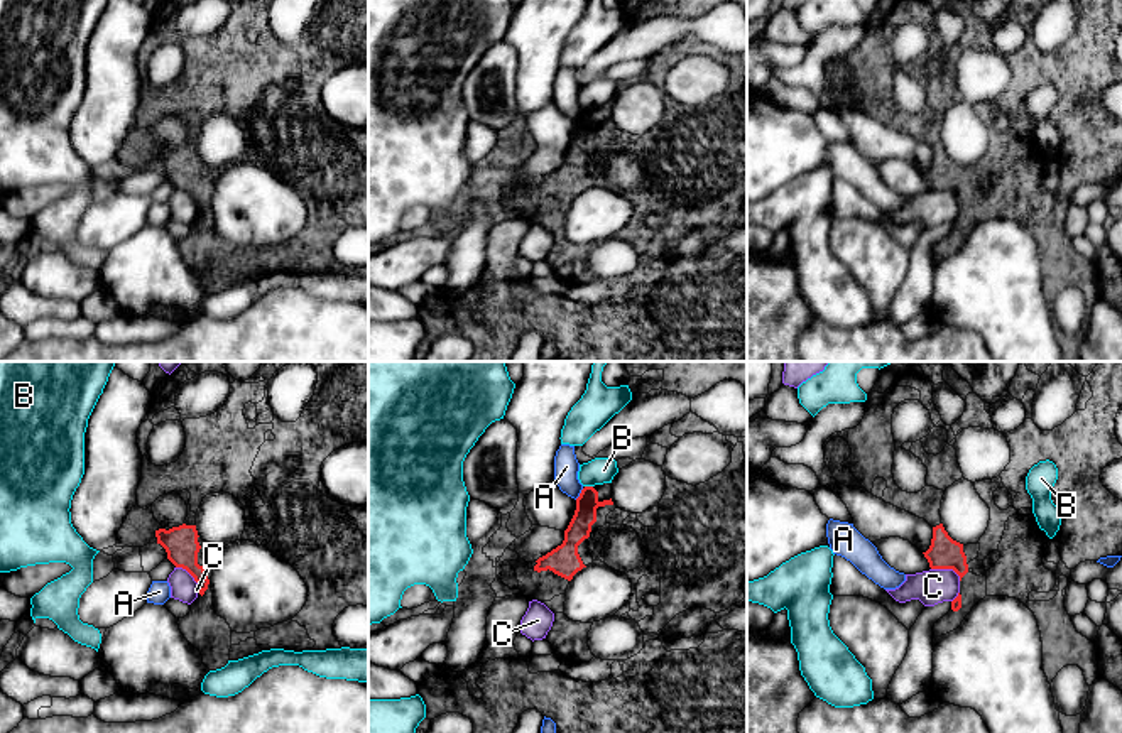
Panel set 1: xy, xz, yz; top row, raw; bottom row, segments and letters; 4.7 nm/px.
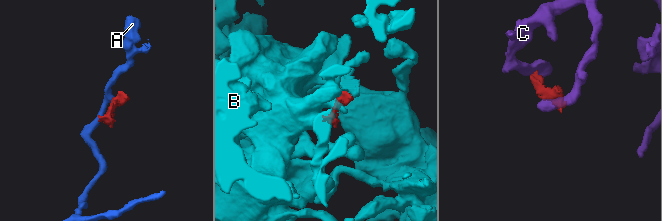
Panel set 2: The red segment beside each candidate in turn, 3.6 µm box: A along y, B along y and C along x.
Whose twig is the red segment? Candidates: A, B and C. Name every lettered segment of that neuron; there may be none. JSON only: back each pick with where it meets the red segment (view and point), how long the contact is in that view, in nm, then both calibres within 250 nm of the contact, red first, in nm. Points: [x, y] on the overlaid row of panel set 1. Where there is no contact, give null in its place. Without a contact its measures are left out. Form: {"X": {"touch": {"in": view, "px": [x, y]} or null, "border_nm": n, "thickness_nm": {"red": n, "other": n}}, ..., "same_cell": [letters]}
{"same_cell": []}

